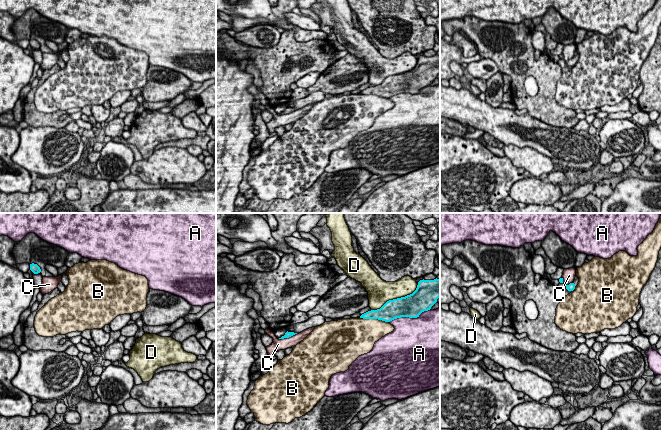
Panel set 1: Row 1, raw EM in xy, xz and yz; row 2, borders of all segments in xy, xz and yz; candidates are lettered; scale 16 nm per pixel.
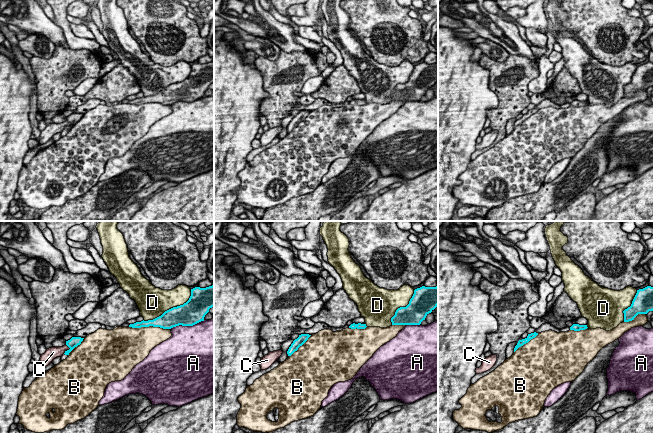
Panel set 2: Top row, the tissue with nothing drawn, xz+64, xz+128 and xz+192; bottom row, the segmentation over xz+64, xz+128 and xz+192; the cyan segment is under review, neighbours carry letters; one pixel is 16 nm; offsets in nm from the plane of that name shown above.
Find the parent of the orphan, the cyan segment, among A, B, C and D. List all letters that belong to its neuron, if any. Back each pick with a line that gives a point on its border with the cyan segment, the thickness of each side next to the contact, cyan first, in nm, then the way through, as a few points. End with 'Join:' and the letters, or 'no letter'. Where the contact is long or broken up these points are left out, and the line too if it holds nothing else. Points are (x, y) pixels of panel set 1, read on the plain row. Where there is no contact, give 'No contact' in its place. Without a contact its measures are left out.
Join: no letter

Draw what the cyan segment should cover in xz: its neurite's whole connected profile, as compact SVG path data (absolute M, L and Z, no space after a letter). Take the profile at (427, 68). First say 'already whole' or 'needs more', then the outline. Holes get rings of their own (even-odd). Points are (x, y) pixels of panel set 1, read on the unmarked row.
already whole; M440 55L420 56L416 66L405 73L387 77L380 85L368 87L363 95L378 95L390 98L401 93L417 94L431 85L440 74Z

